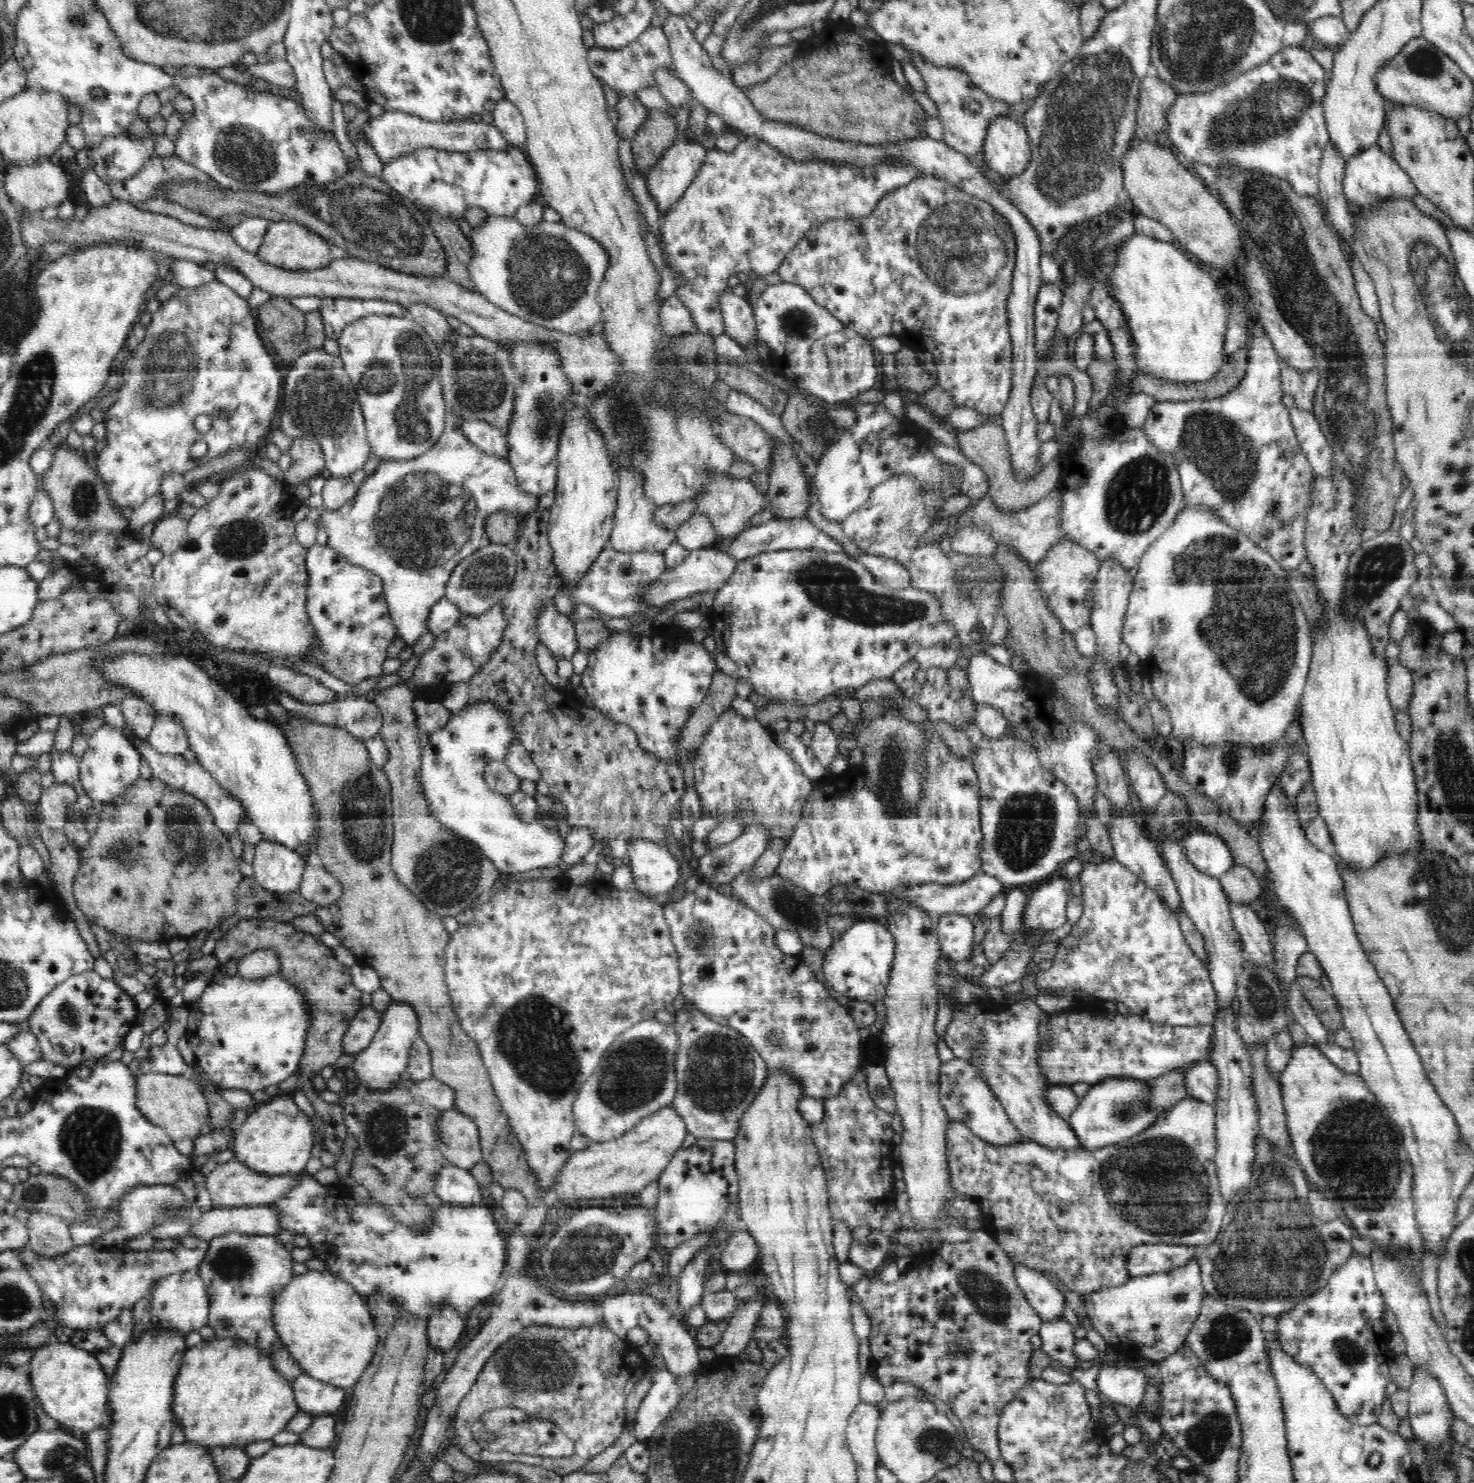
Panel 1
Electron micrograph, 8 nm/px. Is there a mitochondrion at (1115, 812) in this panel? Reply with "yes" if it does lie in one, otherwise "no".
no

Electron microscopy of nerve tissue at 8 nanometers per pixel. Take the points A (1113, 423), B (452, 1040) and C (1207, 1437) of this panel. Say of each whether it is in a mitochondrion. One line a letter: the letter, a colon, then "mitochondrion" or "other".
A: other
B: mitochondrion
C: mitochondrion

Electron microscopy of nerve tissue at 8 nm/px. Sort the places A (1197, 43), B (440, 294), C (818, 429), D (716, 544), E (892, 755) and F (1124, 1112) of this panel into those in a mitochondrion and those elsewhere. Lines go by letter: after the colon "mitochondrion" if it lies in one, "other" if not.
A: mitochondrion
B: other
C: mitochondrion
D: other
E: mitochondrion
F: mitochondrion

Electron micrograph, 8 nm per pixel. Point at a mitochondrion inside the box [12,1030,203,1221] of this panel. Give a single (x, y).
(89, 1138)

